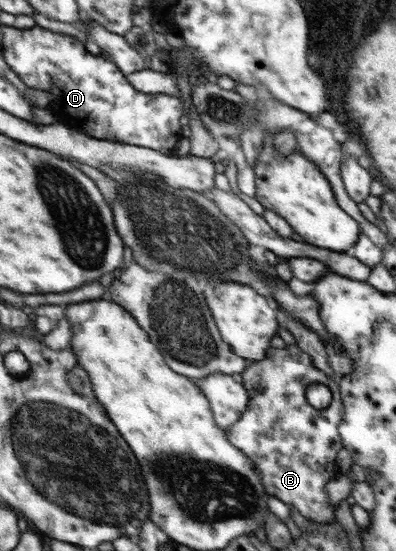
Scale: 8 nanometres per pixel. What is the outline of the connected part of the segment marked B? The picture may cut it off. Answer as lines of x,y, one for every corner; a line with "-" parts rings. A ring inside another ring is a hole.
286,345
284,348
268,350
267,357
261,361
248,361
248,367
240,374
244,379
245,388
251,397
251,404
240,418
241,423
235,423
227,430
231,441
237,448
245,452
253,460
256,470
261,476
261,482
267,488
269,495
286,503
291,509
299,511
303,517
316,523
335,521
335,508
329,504
327,482
335,479
335,457
339,457
344,443
341,442
339,425
343,421
344,402
340,395
339,383
329,379
327,372
317,368
311,355
307,355
297,345
-
313,383
319,383
331,389
332,398
329,407
315,408
309,404
306,389

